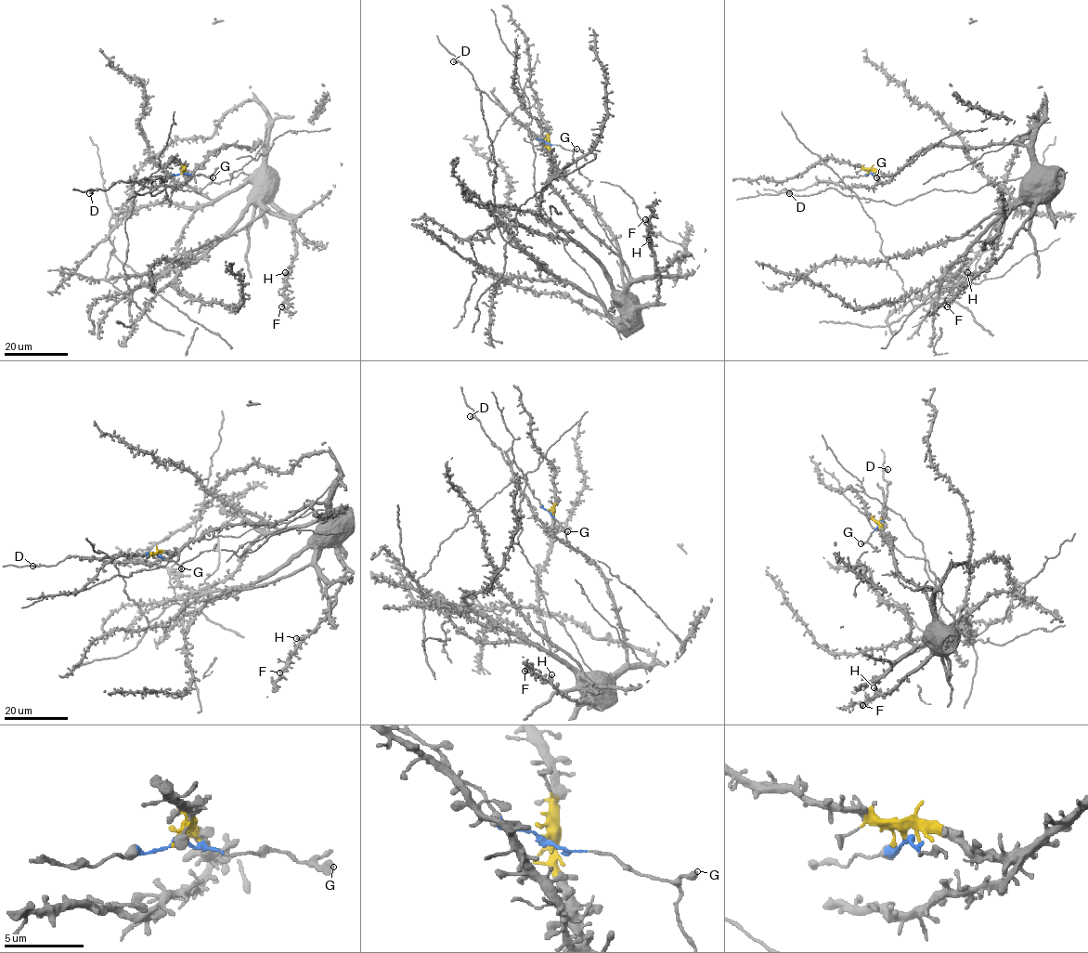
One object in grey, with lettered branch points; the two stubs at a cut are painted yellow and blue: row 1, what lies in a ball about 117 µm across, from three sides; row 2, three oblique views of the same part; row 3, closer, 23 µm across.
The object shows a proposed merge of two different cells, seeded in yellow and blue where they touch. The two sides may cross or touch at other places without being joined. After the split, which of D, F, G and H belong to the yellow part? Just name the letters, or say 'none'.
F, H

